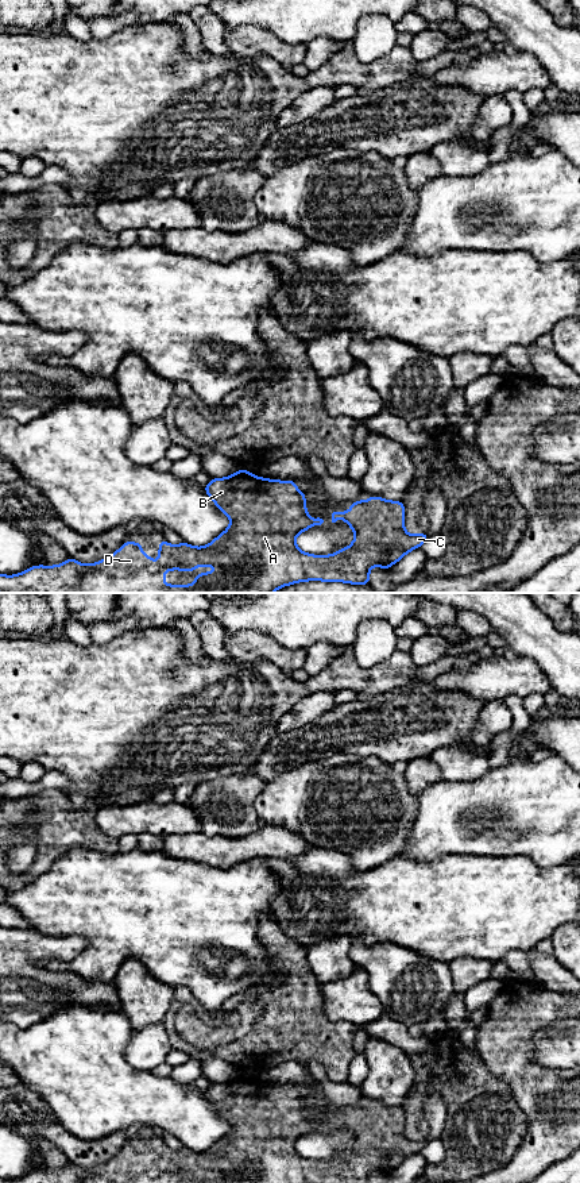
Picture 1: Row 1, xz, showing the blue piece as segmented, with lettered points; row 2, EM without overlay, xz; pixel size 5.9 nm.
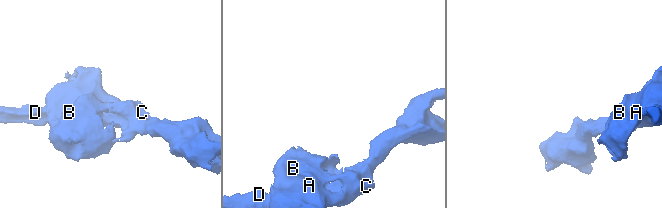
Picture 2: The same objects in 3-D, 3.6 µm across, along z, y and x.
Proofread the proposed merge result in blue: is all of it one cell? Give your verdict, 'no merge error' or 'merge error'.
no merge error

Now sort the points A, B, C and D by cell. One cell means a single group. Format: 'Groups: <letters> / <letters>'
Groups: A B C D

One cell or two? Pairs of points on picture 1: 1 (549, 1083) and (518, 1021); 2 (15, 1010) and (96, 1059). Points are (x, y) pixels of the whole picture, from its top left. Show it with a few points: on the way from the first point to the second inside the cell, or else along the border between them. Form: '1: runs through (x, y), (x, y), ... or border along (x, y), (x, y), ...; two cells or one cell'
1: runs through (533, 1072), (518, 1056), (518, 1037); one cell
2: border along (64, 1008), (30, 1025), (14, 1025); two cells

